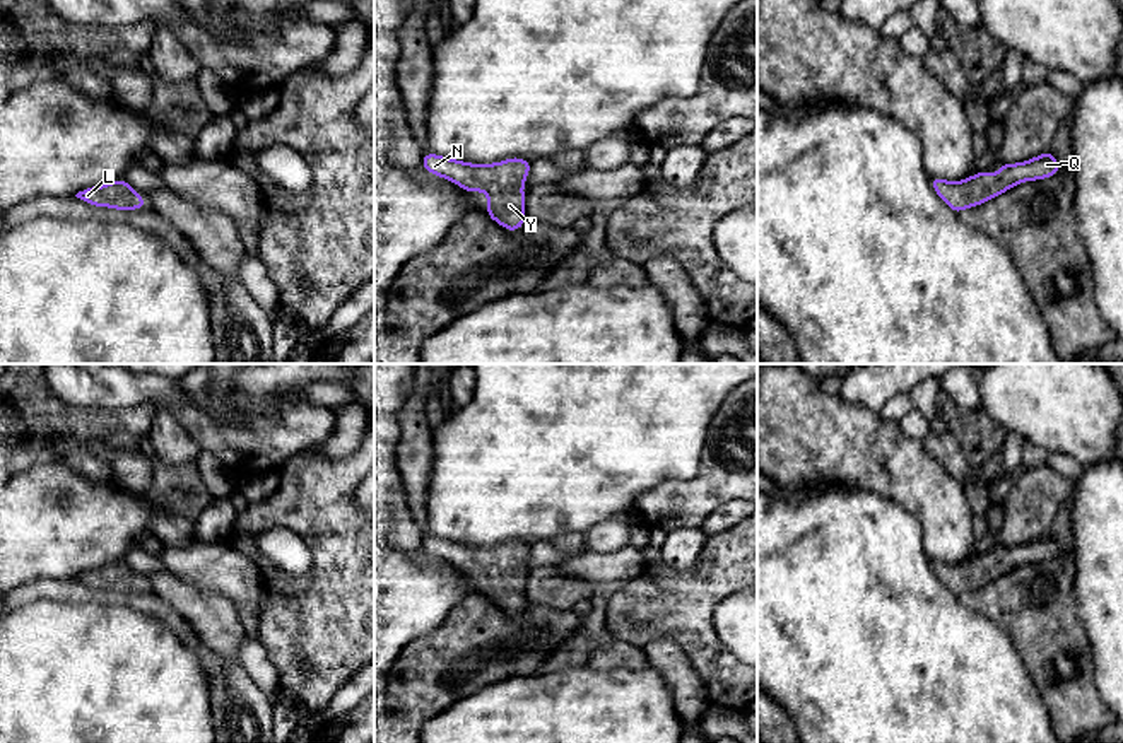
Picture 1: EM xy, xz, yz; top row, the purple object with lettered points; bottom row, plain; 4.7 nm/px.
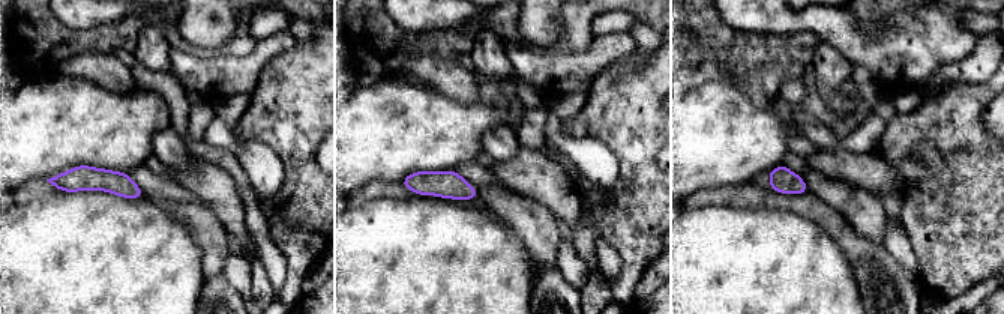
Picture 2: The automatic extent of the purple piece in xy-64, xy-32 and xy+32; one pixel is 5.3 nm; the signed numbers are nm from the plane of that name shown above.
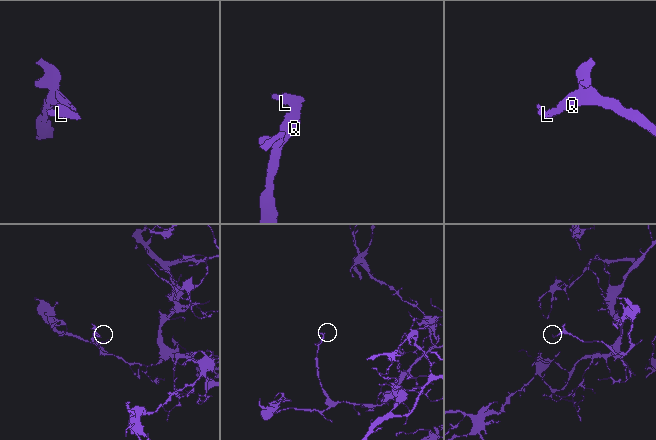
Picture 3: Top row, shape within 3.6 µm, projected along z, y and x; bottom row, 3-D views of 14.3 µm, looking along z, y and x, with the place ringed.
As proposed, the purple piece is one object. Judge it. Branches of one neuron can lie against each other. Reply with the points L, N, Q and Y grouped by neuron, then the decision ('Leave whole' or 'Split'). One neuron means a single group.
Groups: L N Q Y. Leave whole

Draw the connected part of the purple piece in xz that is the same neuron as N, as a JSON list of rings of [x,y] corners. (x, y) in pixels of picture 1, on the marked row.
[[[427,152],[420,166],[468,193],[485,190],[487,215],[504,229],[514,232],[525,224],[525,190],[521,186],[530,173],[530,161],[511,157],[496,164],[470,164]]]

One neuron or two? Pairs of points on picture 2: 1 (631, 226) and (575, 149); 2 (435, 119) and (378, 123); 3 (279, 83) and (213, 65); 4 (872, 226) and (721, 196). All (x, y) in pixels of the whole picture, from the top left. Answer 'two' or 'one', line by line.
1: two
2: one
3: two
4: two

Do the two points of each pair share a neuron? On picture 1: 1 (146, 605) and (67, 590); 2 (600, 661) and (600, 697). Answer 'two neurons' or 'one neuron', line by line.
1: one neuron
2: two neurons

